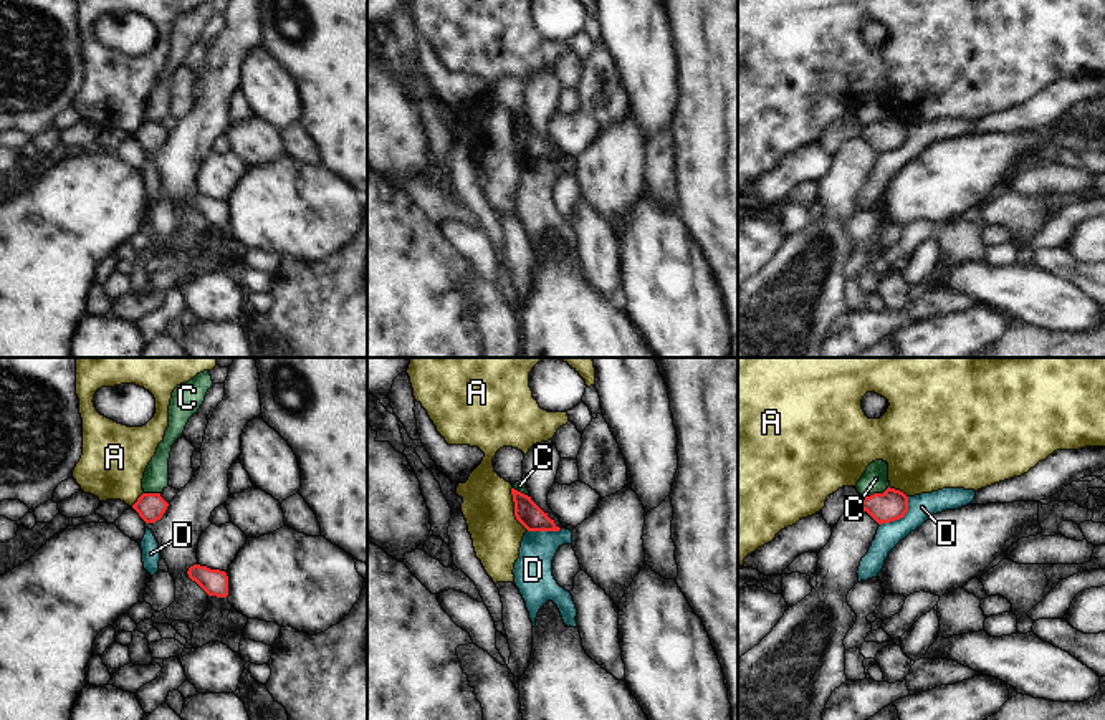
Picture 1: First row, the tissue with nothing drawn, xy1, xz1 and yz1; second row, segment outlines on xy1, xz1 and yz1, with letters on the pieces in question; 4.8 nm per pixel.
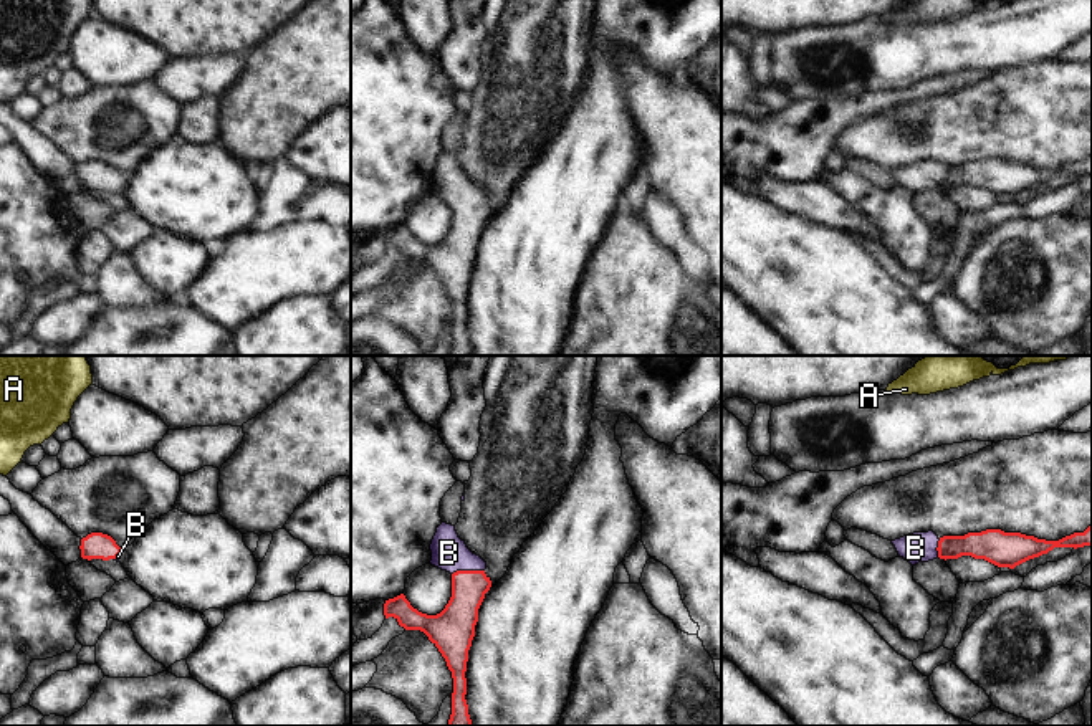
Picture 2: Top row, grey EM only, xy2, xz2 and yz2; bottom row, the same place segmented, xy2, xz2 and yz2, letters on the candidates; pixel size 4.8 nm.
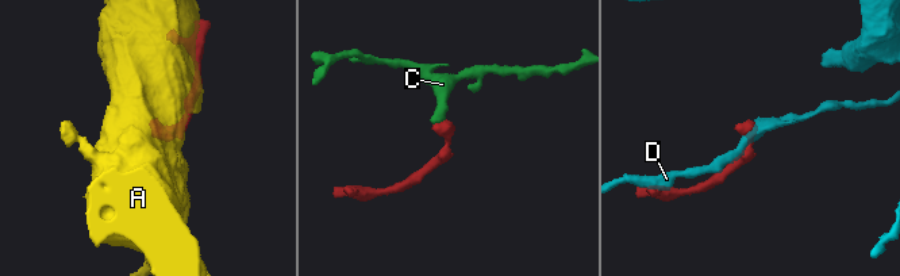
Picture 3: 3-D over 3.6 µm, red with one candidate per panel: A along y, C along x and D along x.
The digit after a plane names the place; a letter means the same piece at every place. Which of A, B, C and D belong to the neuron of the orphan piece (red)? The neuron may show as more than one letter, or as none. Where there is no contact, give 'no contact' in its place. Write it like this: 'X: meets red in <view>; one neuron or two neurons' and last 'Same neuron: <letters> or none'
A: meets red in xz1; two neurons
B: meets red in xz2; one neuron
C: meets red in yz1; two neurons
D: meets red in yz1; two neurons
Same neuron: B

